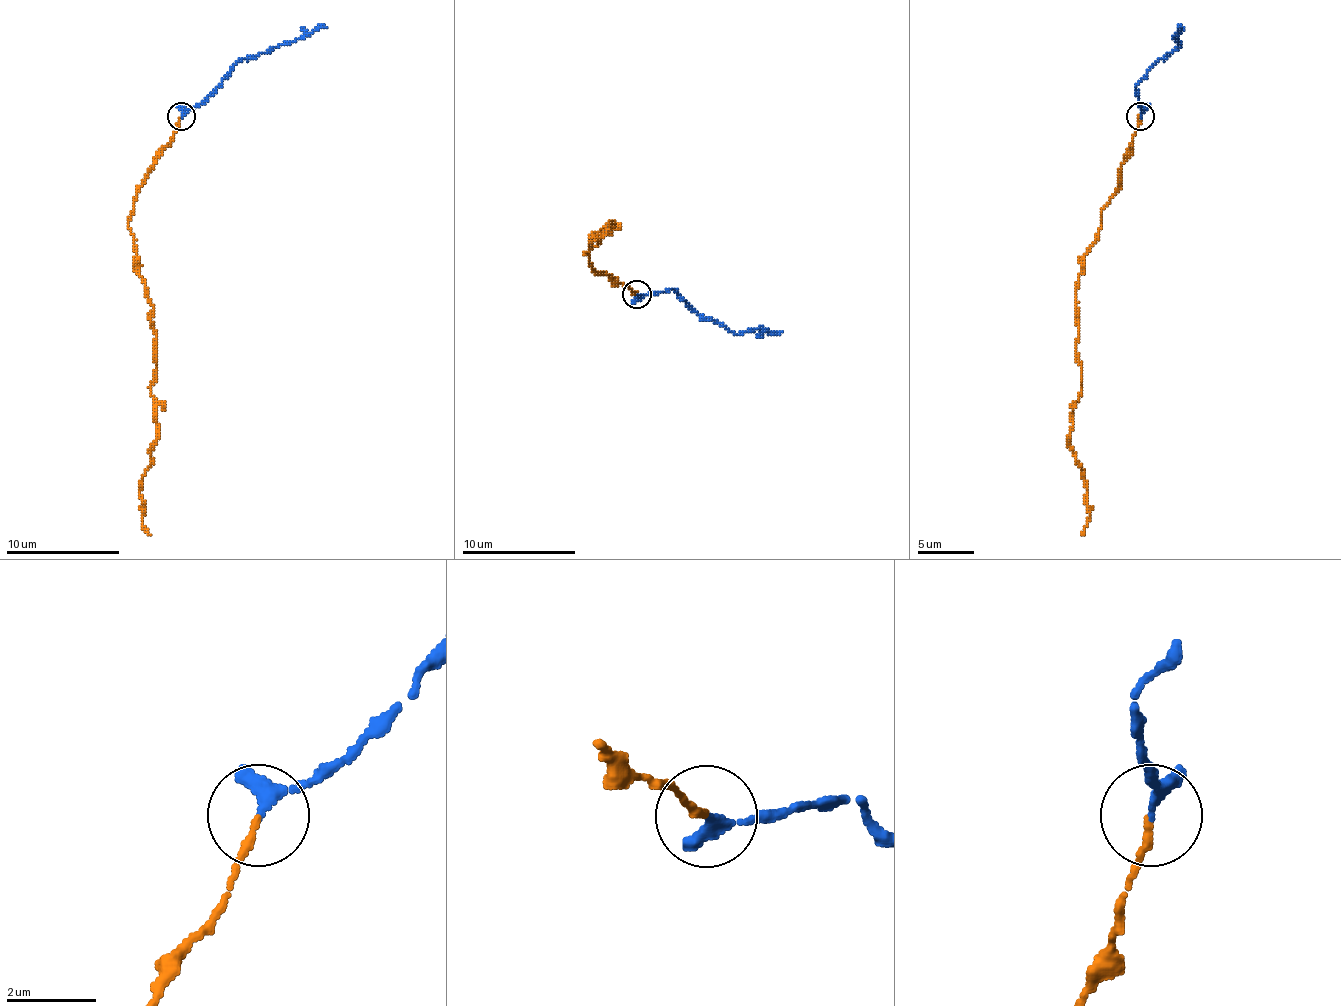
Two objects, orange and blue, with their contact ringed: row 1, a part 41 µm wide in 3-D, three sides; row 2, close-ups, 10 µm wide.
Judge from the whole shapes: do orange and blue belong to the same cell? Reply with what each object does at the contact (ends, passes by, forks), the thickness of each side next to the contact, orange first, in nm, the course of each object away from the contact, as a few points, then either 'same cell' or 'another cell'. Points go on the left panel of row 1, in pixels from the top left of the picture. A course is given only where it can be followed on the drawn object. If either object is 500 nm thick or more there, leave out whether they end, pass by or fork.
orange ends | blue passes by | 150/240 nm | orange via (182, 115), (128, 223), (156, 336), (151, 396), (156, 441), (139, 489), (151, 535) | blue via (182, 115), (216, 87), (239, 61), (256, 58), (281, 44), (304, 38), (326, 27) | same cell

